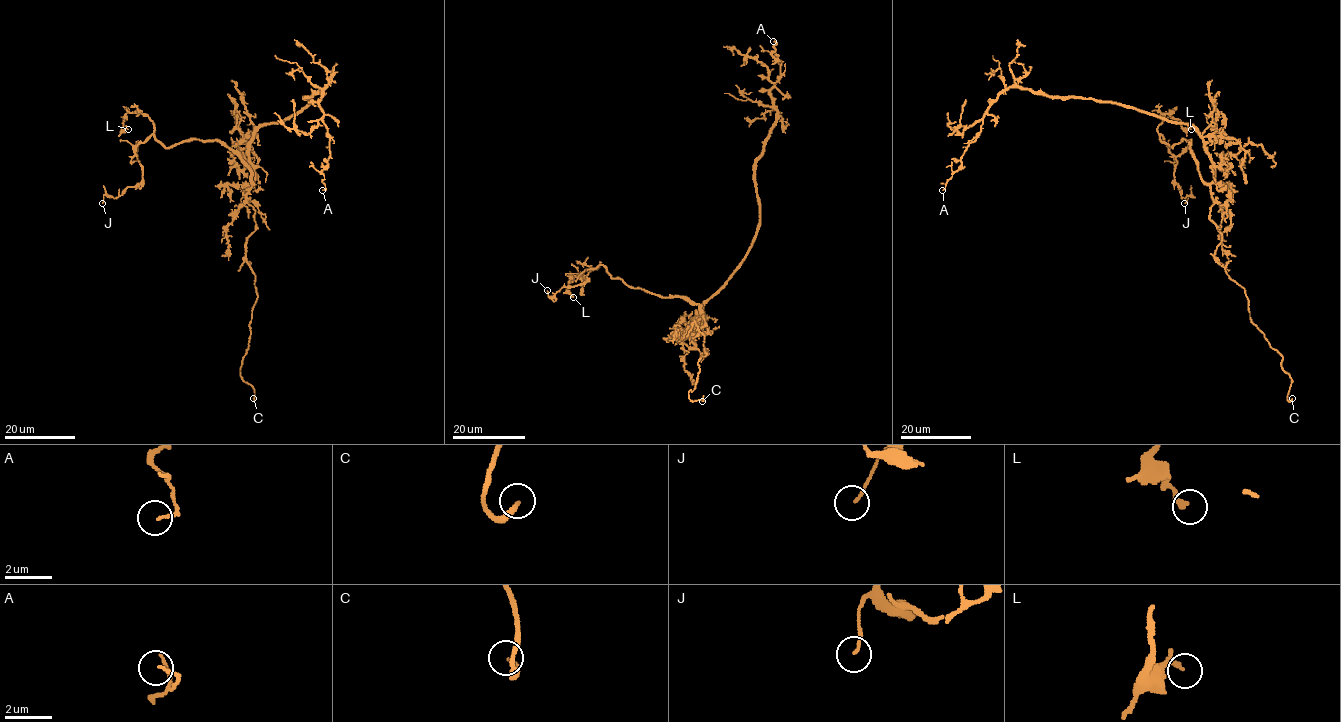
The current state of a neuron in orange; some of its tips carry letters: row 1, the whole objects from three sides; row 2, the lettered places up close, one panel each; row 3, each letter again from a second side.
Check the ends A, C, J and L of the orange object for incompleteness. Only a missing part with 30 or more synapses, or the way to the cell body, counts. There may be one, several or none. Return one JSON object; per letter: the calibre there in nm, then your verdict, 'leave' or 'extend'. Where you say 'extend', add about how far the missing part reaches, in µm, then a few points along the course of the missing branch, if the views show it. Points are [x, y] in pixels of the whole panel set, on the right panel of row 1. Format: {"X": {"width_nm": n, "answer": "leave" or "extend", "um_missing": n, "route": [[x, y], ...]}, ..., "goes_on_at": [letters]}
{"A": {"width_nm": 100, "answer": "leave"}, "C": {"width_nm": 200, "answer": "extend", "um_missing": 35, "route": [[1292, 398], [1302, 403], [1306, 413], [1304, 408], [1302, 416], [1315, 422]]}, "J": {"width_nm": 110, "answer": "leave"}, "L": {"width_nm": 140, "answer": "leave"}, "goes_on_at": ["C"]}

